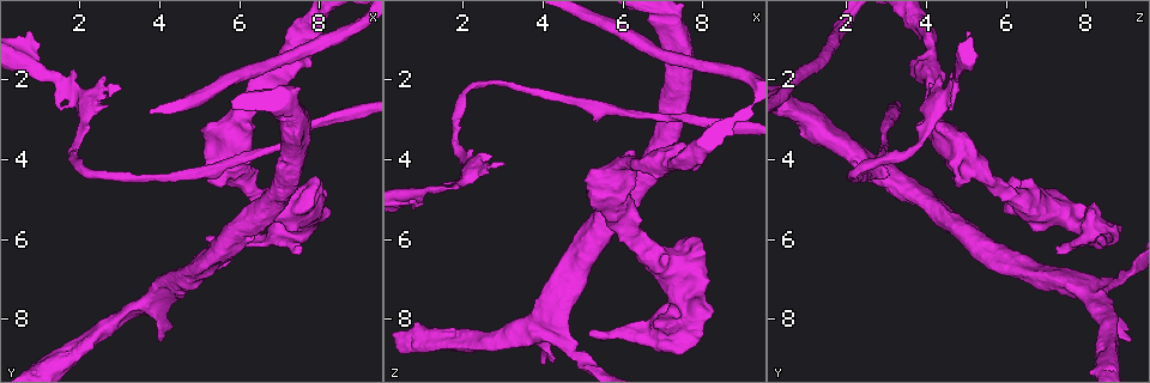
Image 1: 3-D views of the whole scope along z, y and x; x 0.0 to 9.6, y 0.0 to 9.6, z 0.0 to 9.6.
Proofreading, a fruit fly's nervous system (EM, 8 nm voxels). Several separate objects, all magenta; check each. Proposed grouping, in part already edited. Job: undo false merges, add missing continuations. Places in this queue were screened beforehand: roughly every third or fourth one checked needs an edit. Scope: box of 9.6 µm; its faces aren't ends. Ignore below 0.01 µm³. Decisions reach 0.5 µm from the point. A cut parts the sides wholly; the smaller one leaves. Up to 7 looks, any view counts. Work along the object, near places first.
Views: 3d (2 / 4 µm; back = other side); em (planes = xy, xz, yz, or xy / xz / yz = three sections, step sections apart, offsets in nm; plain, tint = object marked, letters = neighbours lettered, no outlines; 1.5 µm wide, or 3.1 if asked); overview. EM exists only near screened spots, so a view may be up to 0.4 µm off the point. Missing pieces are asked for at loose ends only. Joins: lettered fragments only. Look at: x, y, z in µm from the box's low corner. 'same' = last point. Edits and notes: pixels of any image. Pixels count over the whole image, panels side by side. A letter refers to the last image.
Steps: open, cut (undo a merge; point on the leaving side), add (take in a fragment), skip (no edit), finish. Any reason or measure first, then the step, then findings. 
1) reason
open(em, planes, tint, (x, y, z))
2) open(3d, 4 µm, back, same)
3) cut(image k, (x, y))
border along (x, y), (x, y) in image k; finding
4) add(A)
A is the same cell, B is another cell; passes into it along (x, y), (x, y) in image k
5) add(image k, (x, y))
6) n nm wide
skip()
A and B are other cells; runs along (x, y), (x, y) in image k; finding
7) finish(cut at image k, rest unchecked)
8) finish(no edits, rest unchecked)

free end
open(em, planes, letters, (4.10, 8.60, 9.15))

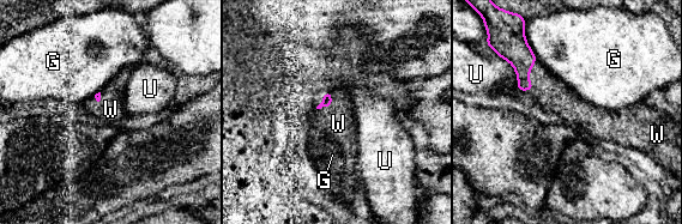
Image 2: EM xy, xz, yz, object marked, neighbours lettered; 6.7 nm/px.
add(W)
W is the same cell, G and U are other cells; passes into it along (511, 44), (527, 77), (551, 94) in image 2; it goes on there

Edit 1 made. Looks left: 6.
branch stops here
open(em, xz, step 8, tint, (0.85, 0.95, 5.05))

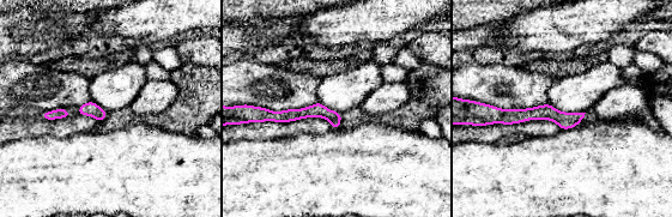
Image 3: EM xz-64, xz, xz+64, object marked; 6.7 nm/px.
cut it another way
open(em, planes, letters, same)

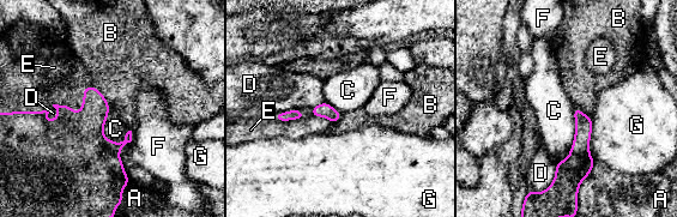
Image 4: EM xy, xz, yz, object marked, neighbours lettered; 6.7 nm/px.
skip()
A, B, C, D, E, F and G are other cells; border along (108, 103), (130, 181) in image 4; none of them fits

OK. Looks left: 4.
finish(add at image 2, rest unchecked)

